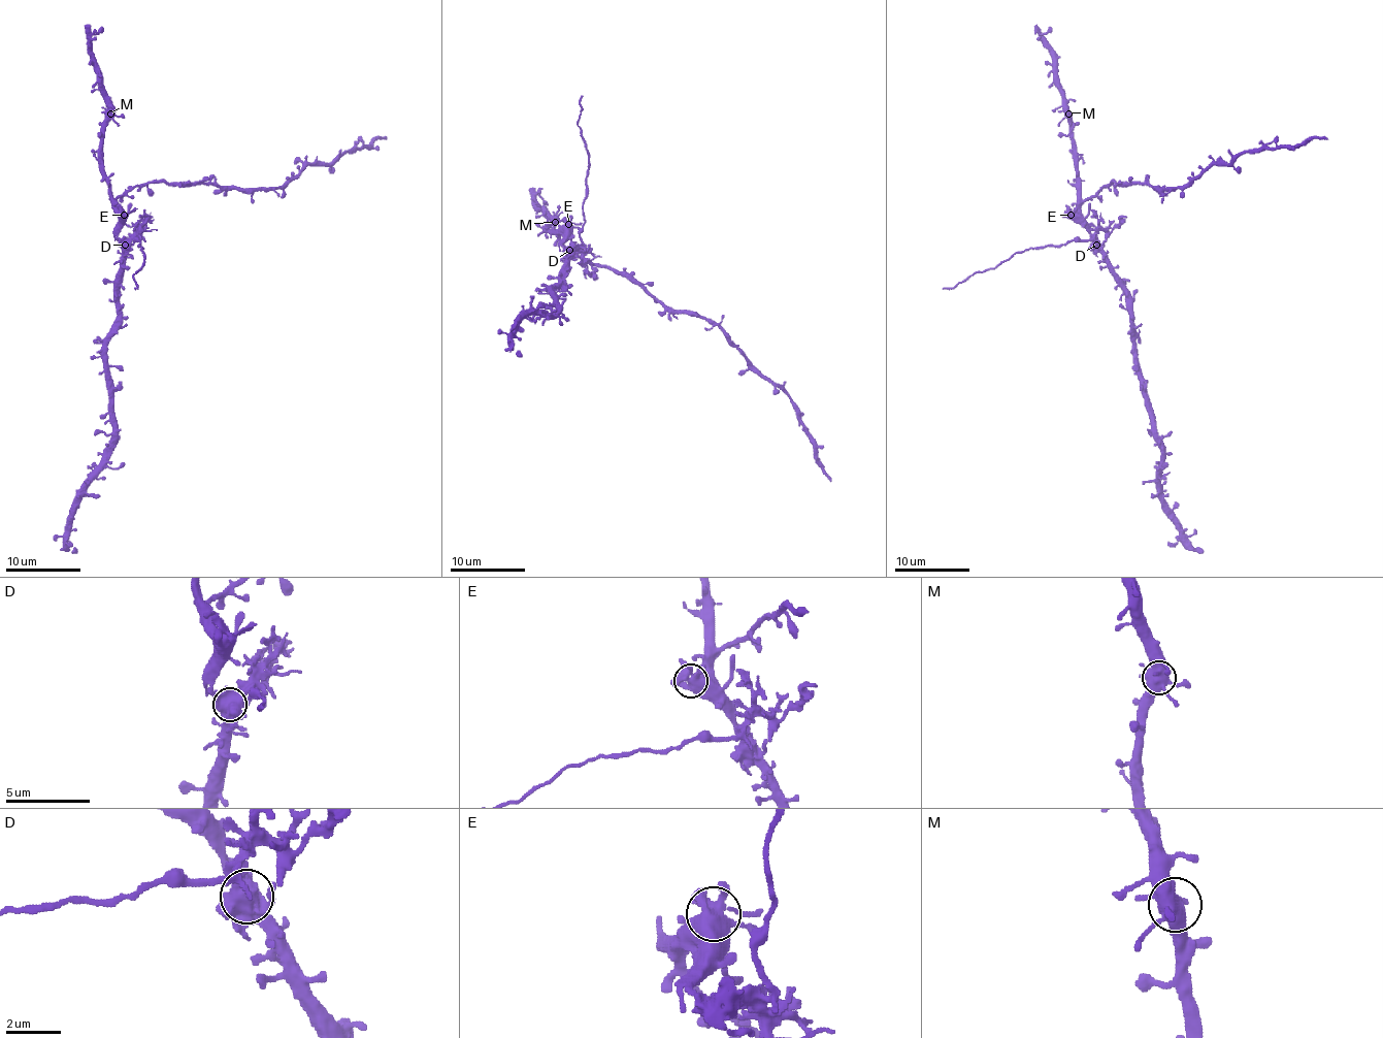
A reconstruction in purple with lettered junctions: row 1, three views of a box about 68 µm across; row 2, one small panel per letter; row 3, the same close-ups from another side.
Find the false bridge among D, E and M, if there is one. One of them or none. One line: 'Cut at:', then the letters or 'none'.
Cut at: D

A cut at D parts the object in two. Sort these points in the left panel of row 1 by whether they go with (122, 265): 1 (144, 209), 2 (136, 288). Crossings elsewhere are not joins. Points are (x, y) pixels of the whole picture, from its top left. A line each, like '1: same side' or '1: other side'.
1: other side
2: other side

